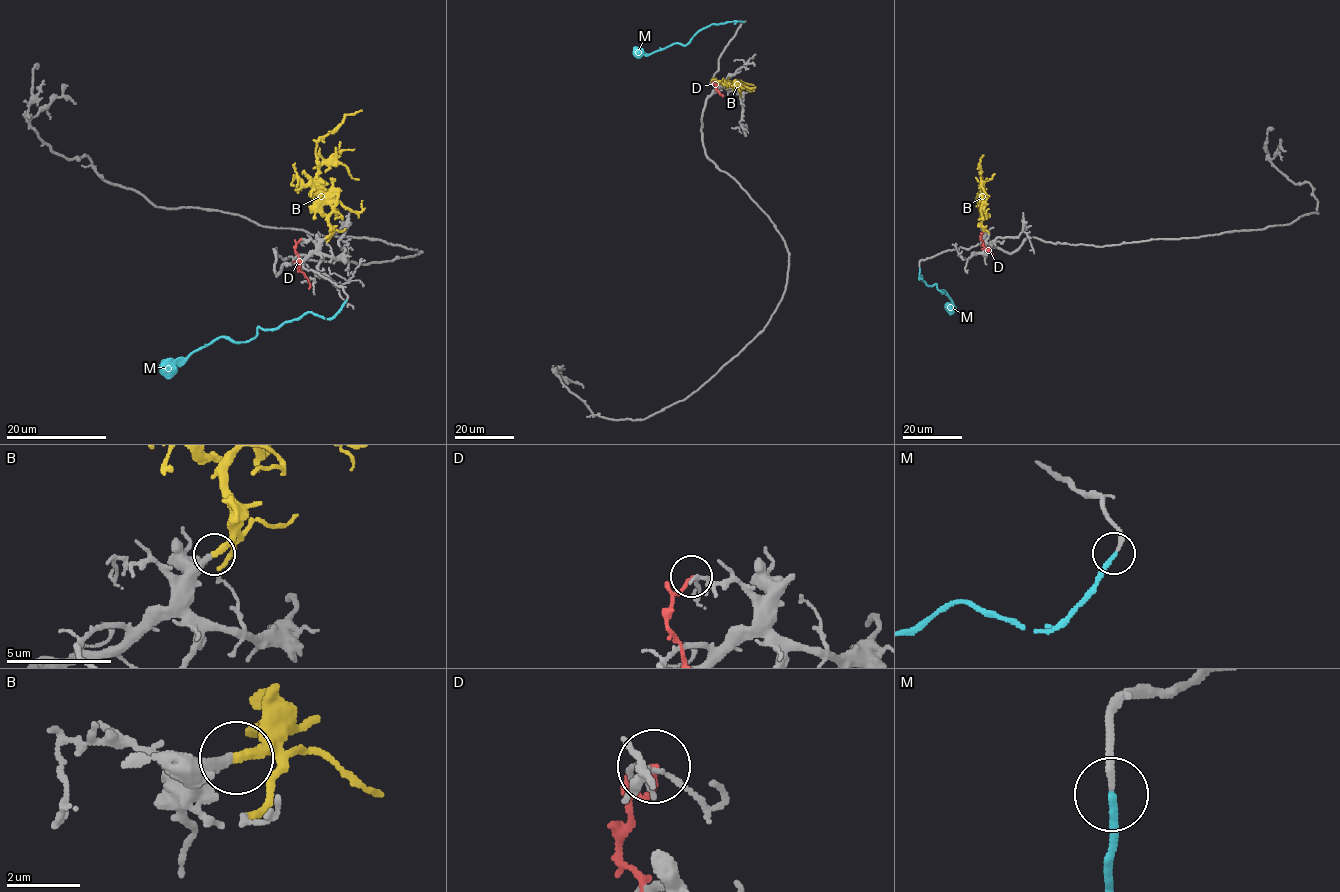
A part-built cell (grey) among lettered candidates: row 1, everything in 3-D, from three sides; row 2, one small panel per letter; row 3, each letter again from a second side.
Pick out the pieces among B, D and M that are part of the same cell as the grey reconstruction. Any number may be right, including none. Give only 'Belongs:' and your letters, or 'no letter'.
Belongs: M

